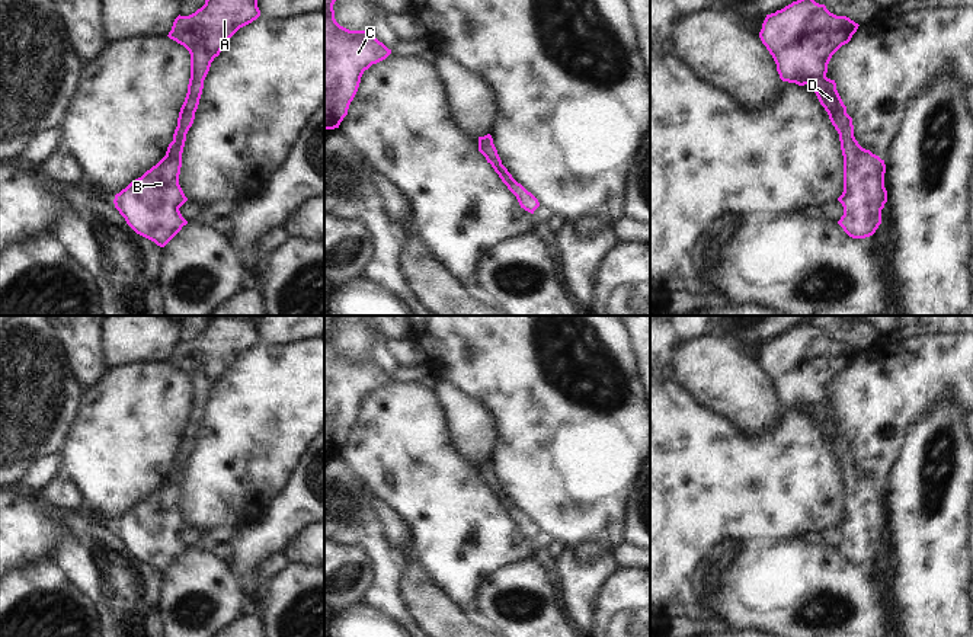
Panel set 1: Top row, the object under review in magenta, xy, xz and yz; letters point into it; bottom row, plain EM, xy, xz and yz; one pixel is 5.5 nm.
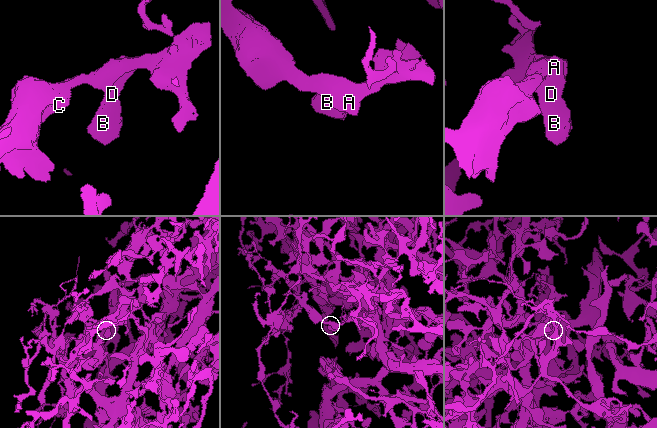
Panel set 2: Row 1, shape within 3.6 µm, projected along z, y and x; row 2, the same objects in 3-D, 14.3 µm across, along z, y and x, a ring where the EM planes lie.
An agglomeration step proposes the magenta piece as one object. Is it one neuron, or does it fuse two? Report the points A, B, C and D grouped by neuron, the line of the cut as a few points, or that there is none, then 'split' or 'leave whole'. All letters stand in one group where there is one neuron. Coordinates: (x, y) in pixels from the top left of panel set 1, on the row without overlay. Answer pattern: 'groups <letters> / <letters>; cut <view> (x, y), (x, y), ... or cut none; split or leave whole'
groups A B C D; cut none; leave whole

